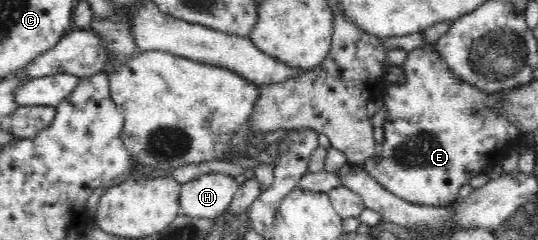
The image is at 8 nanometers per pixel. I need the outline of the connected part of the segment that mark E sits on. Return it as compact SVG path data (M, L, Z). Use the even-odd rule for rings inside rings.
M428 43L412 50L408 53L408 59L405 64L402 66L403 72L406 76L406 82L402 84L390 84L382 97L384 106L388 109L388 116L386 116L386 122L383 124L384 130L384 141L382 145L382 152L379 154L374 154L370 158L366 159L361 165L363 169L374 177L380 185L382 185L386 190L392 192L398 198L402 198L411 204L426 205L426 206L446 206L452 204L454 200L457 200L457 193L459 188L468 184L469 180L473 176L478 176L478 174L486 173L494 163L490 161L490 158L494 158L494 152L498 150L501 146L506 146L506 142L515 140L522 136L521 130L513 123L510 122L507 118L502 118L497 114L497 108L501 103L501 100L505 97L507 90L499 91L498 93L492 92L482 92L477 88L474 88L472 84L468 84L466 81L459 80L457 76L454 76L453 72L450 72L448 65L442 61L442 57L438 55L435 45L430 45Z

